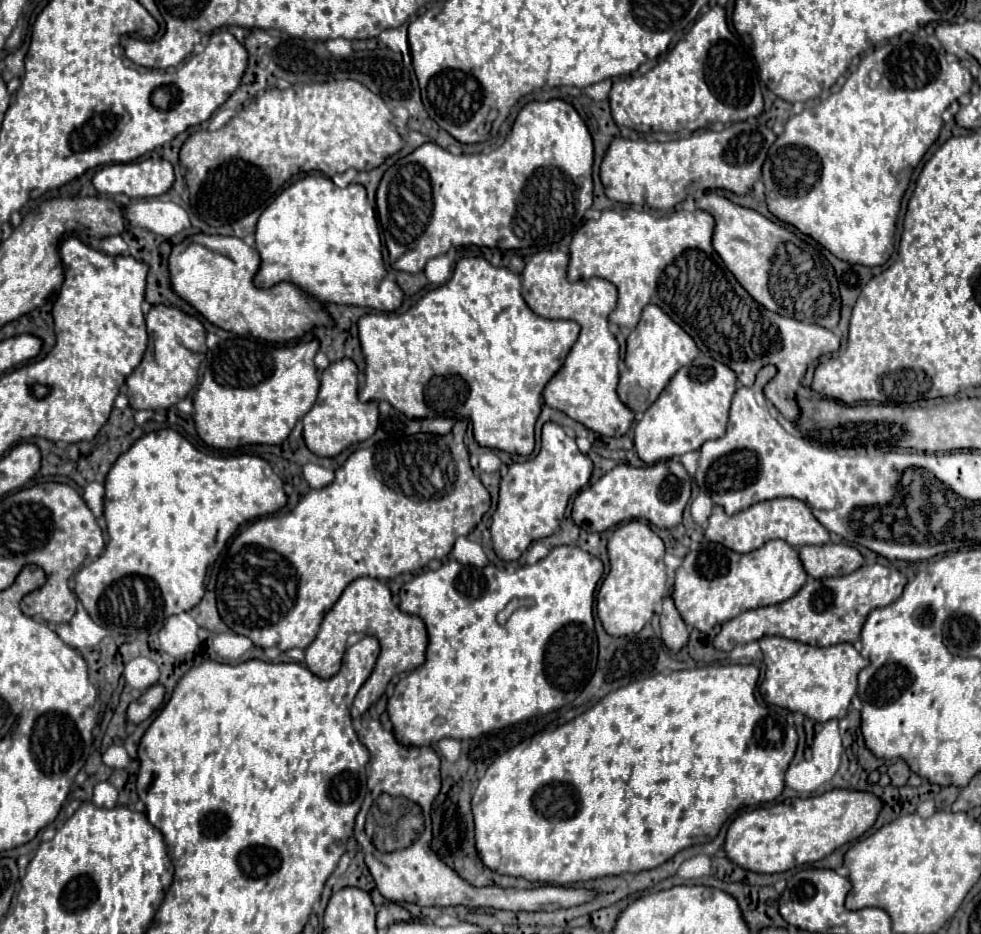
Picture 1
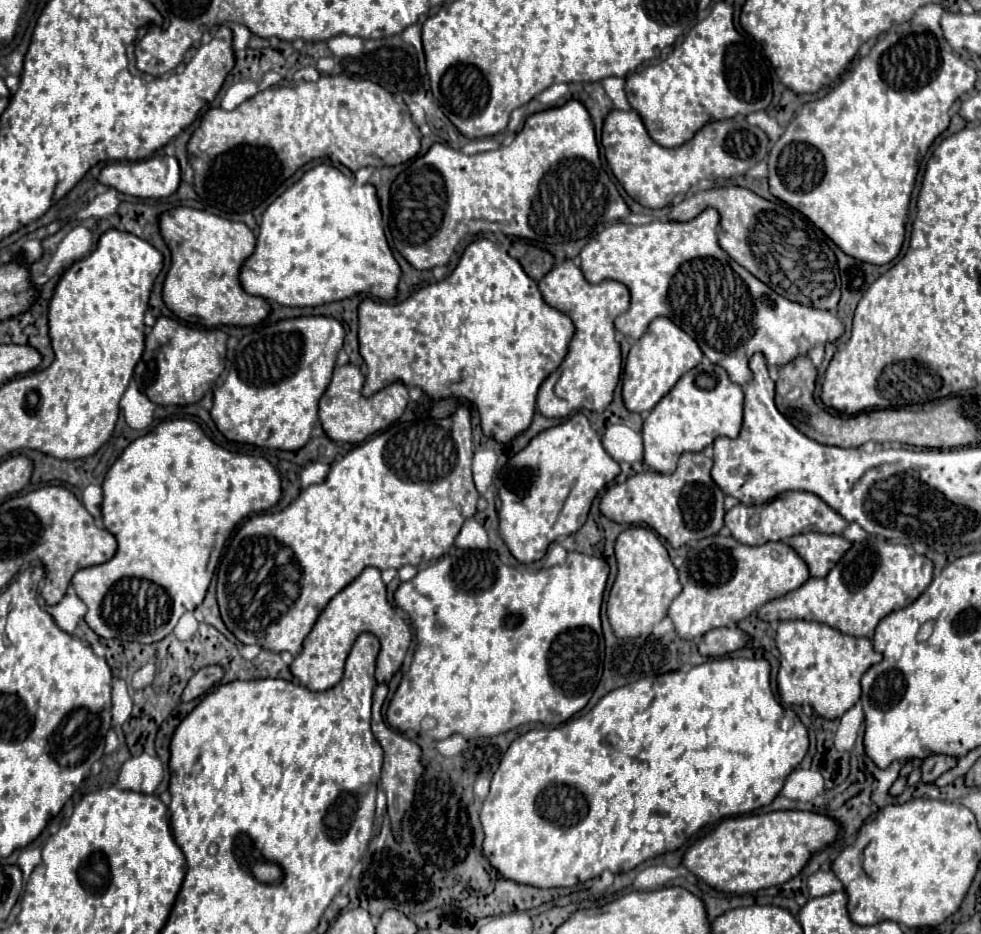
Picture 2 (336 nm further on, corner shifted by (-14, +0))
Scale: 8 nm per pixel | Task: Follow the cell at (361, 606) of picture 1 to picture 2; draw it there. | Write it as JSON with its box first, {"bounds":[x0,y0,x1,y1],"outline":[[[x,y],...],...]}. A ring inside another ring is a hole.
{"bounds":[289,568,411,692],"outline":[[[365,568],[359,578],[355,578],[345,590],[341,590],[323,610],[311,634],[303,642],[303,652],[295,656],[289,666],[293,676],[301,680],[303,686],[313,692],[323,692],[333,688],[341,680],[341,670],[345,662],[347,650],[351,650],[355,638],[361,632],[371,632],[381,640],[381,652],[376,660],[375,679],[377,684],[389,682],[393,674],[401,668],[403,658],[411,646],[411,630],[409,624],[397,616],[395,608],[387,602],[387,588],[381,580],[381,572],[377,568]]]}

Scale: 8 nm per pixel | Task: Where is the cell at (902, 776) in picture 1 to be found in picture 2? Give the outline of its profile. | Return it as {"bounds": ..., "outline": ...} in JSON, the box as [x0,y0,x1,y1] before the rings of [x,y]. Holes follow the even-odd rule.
{"bounds":[921,754,957,784],"outline":[[[941,754],[929,756],[921,764],[921,782],[933,784],[941,774],[951,770],[955,764],[957,764],[957,758],[953,758],[953,756],[941,756]]]}

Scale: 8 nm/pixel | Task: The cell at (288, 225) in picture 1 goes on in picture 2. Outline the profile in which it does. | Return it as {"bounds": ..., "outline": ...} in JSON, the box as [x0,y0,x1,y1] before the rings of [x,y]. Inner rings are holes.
{"bounds":[241,164,401,306],"outline":[[[319,164],[287,188],[263,214],[257,246],[241,268],[241,284],[253,294],[283,306],[321,306],[355,294],[367,294],[379,300],[393,300],[401,270],[393,258],[381,220],[381,208],[371,184],[357,186],[351,178],[333,166]]]}

